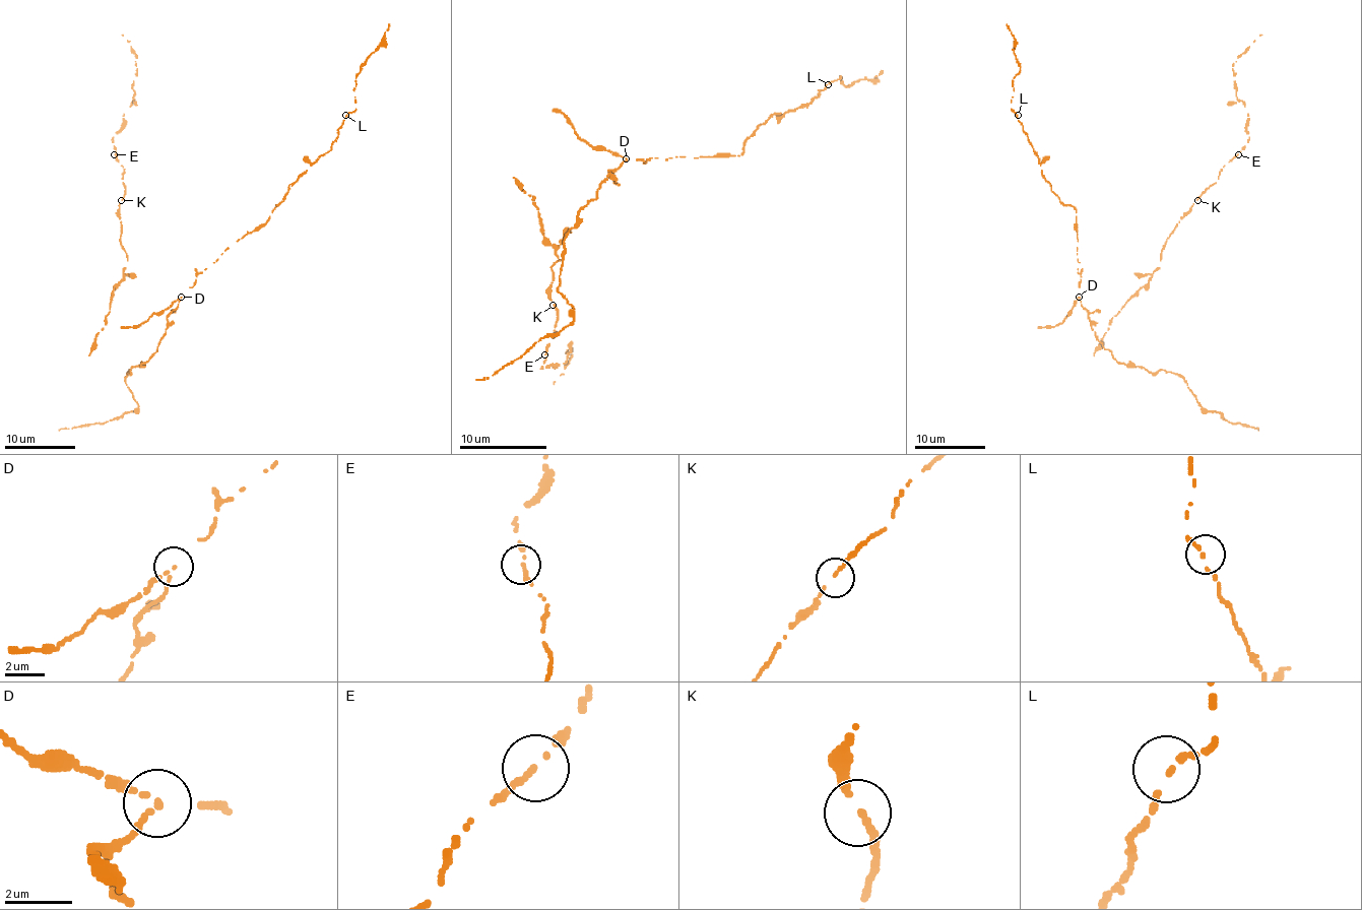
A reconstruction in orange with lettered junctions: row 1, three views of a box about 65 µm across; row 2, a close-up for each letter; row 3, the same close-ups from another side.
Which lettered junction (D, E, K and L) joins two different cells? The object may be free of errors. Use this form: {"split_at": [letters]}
{"split_at": ["D"]}

